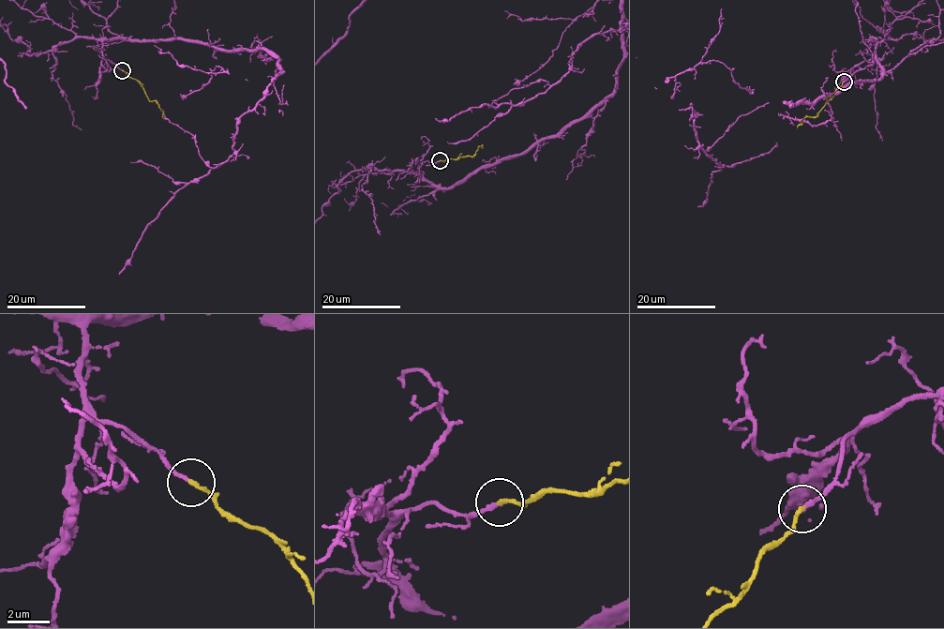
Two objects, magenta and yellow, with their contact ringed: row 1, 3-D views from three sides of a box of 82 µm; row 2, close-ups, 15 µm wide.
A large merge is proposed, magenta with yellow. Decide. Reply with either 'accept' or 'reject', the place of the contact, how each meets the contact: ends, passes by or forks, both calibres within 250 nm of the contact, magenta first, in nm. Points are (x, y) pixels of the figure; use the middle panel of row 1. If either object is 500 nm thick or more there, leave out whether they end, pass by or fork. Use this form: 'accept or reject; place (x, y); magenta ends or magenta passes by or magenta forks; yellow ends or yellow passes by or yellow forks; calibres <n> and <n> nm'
accept; place (440, 160); magenta ends; yellow ends; calibres 170 and 190 nm

